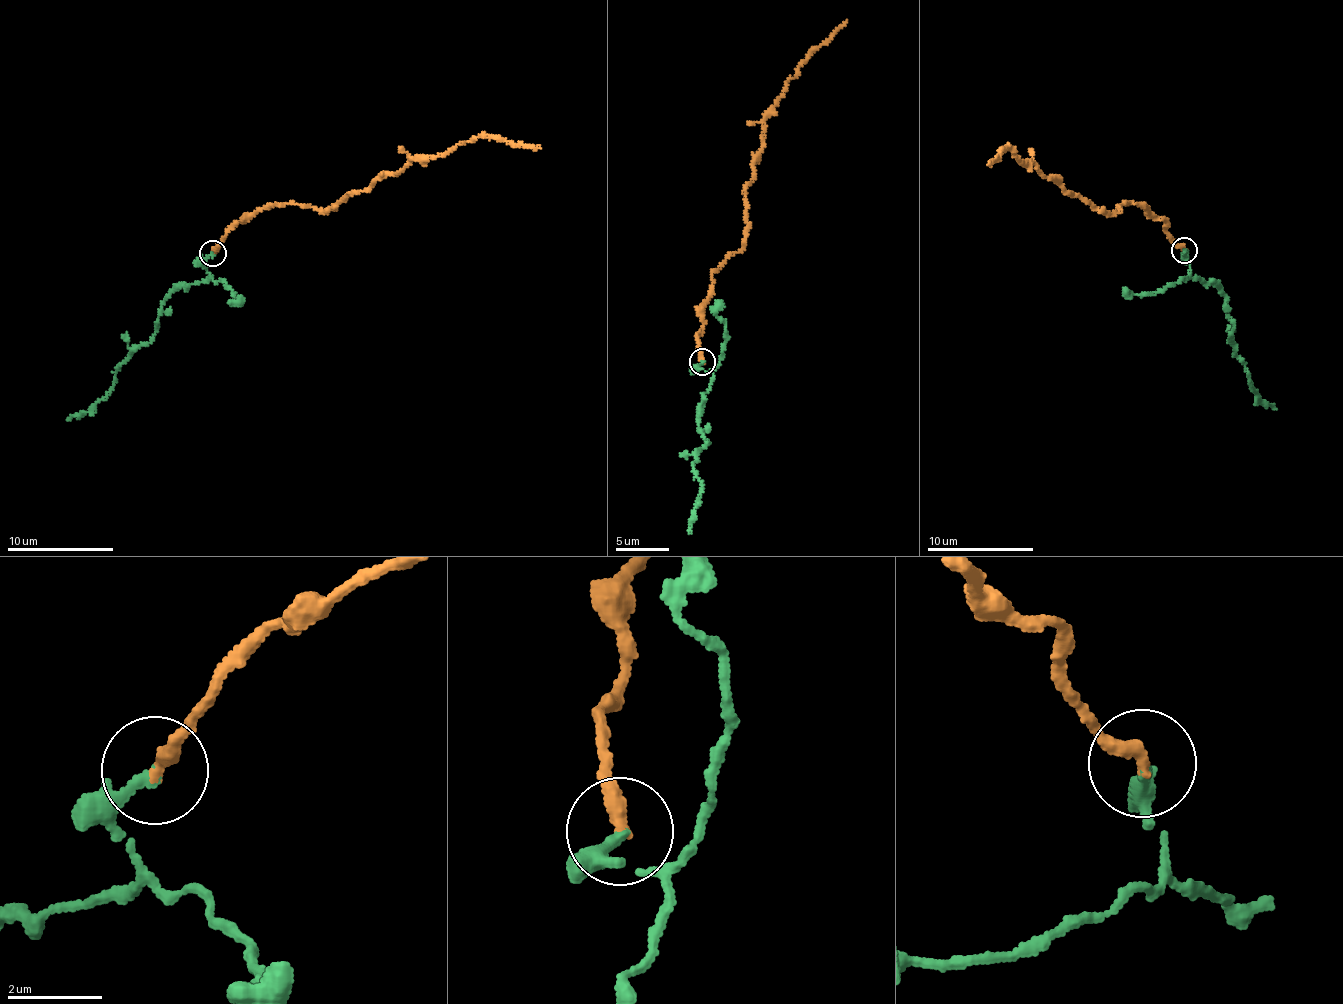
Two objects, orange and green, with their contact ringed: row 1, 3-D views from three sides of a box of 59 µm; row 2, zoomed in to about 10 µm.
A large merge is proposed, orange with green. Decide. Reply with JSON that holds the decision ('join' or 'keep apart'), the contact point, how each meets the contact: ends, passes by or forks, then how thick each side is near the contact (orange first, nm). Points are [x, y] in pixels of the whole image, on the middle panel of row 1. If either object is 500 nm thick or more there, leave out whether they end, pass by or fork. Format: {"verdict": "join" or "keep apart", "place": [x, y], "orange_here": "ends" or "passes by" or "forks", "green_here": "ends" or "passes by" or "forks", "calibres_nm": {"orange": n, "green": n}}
{"verdict": "join", "place": [702, 362], "orange_here": "ends", "green_here": "ends", "calibres_nm": {"orange": 340, "green": 200}}

